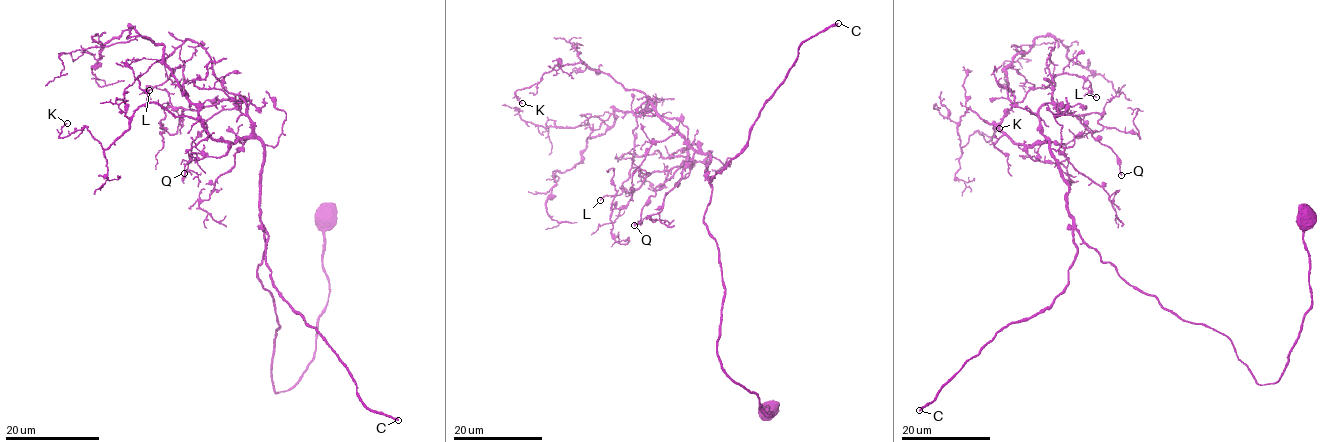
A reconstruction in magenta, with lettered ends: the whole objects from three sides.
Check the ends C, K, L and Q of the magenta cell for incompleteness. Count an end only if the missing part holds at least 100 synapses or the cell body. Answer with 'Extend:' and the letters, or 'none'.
Extend: C

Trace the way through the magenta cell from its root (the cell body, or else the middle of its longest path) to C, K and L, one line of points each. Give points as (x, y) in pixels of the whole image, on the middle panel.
C: (769, 407), (767, 415), (718, 357), (725, 286), (703, 215), (710, 179), (745, 145), (797, 48), (838, 23)
K: (769, 407), (718, 357), (725, 286), (703, 222), (709, 155), (642, 92), (582, 61), (518, 89), (522, 103)
L: (769, 407), (718, 357), (725, 286), (703, 222), (709, 155), (650, 104), (623, 191), (600, 200)

